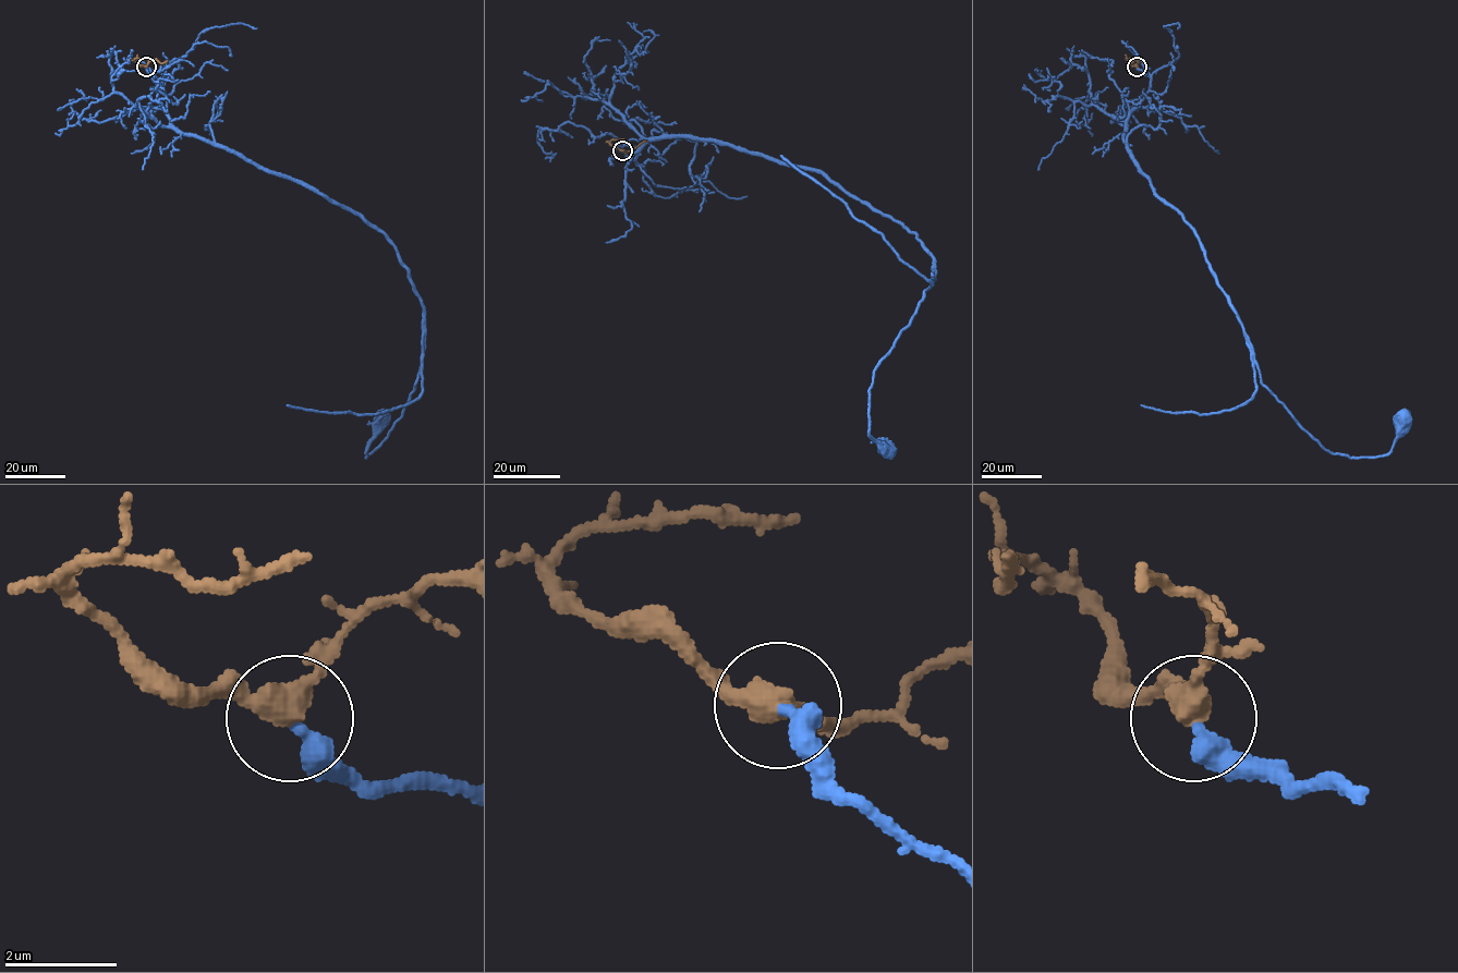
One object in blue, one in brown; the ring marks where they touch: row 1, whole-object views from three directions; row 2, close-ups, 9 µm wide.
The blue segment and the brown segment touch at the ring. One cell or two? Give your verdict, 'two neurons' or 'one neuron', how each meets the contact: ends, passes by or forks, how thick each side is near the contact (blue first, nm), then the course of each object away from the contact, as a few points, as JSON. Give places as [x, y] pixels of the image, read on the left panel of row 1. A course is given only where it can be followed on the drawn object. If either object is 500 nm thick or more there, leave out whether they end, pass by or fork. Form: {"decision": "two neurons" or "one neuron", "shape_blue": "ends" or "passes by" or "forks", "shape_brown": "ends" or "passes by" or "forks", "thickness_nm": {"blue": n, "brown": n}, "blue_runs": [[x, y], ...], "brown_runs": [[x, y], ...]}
{"decision": "one neuron", "shape_blue": "ends", "shape_brown": "passes by", "thickness_nm": {"blue": 380, "brown": 400}, "blue_runs": [[145, 67], [182, 133], [316, 189], [393, 246], [424, 348], [366, 458], [383, 416]], "brown_runs": [[145, 67], [134, 59], [147, 58]]}

